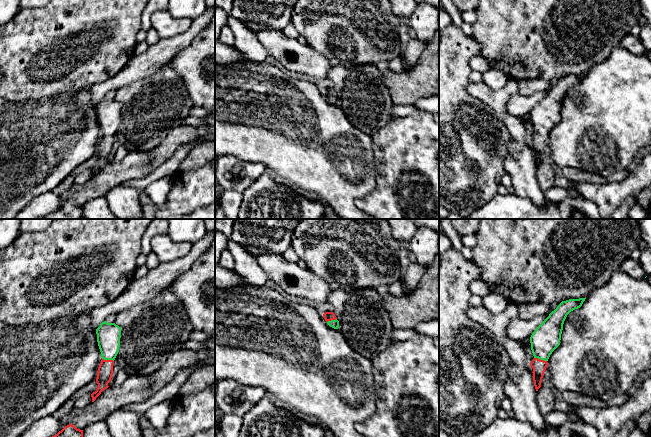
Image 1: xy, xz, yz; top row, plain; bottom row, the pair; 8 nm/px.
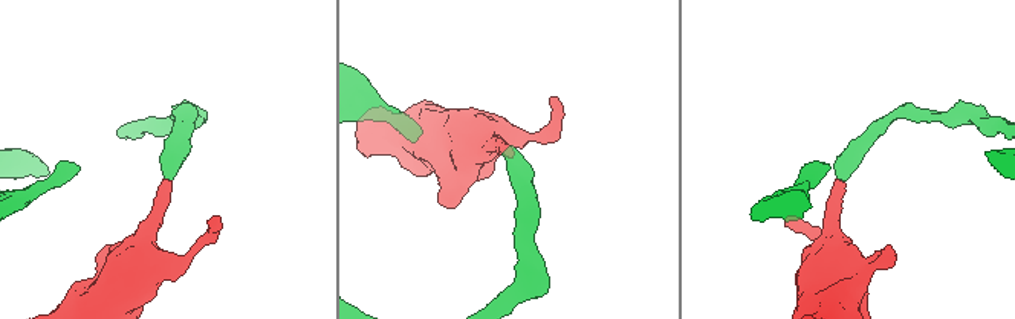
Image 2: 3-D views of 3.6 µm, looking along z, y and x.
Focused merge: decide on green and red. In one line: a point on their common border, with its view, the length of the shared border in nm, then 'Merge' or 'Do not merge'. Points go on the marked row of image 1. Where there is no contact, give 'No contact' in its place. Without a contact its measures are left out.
Touches green at yz (540, 359). Shared border 110 nm. Merge

